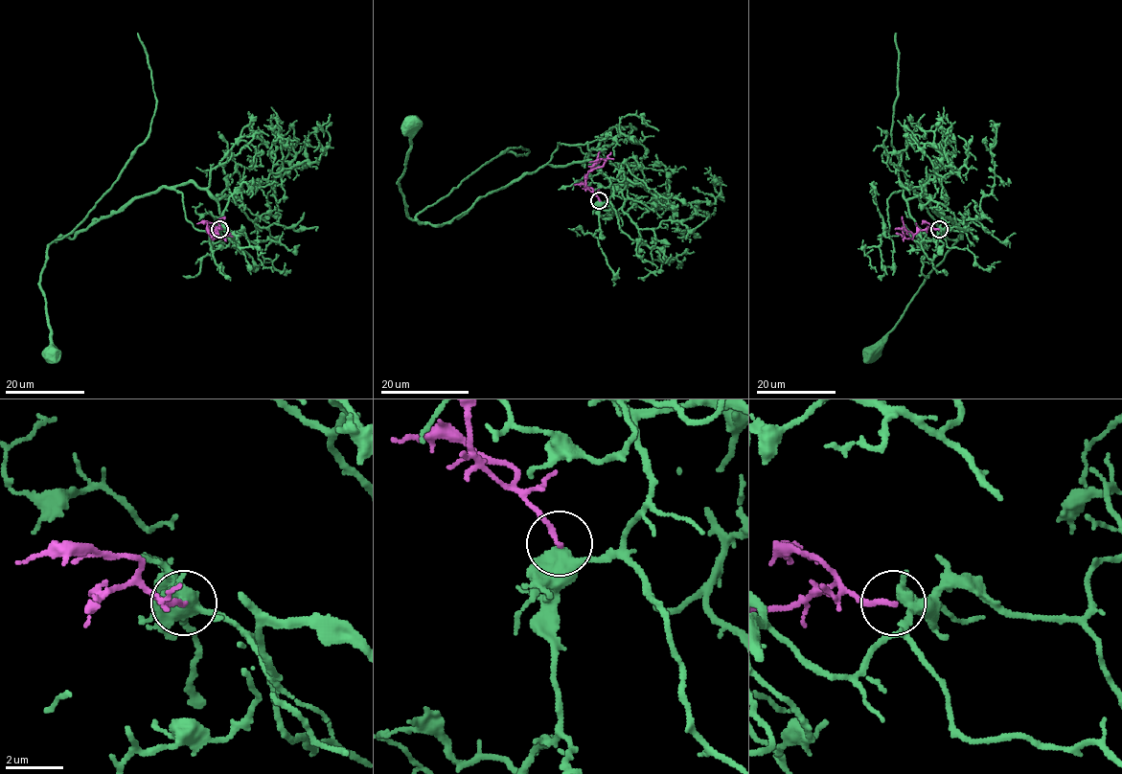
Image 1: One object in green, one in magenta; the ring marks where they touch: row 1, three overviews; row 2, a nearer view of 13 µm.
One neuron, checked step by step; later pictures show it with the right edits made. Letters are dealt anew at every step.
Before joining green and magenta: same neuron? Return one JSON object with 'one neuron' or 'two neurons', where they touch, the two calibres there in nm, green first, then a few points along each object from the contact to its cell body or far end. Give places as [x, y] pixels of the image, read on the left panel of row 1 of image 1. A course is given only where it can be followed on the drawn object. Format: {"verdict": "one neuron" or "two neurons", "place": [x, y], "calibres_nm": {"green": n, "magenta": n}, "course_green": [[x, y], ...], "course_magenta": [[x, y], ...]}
{"verdict": "two neurons", "place": [219, 229], "calibres_nm": {"green": 400, "magenta": 180}, "course_green": [[219, 229], [233, 239], [217, 202], [183, 182], [127, 202], [73, 239], [57, 237], [39, 279], [50, 353]], "course_magenta": [[219, 229], [213, 226], [208, 232], [212, 239], [221, 239], [230, 233]]}

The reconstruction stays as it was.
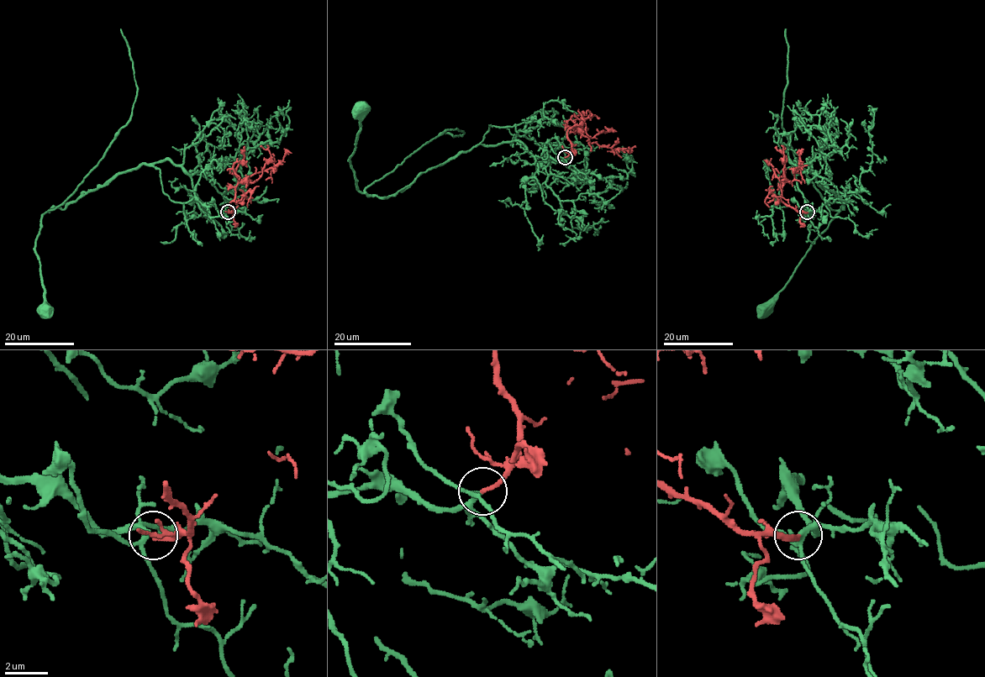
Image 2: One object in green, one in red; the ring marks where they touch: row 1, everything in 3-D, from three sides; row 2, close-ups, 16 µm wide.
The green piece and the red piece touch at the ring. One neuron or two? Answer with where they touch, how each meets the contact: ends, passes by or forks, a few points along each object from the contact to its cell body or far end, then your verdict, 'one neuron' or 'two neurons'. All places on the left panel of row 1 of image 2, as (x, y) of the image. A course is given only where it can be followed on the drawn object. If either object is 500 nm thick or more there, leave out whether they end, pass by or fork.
at (228, 212); green forks there; red ends there; green runs (228, 212), (202, 202), (191, 177), (169, 160), (123, 171), (64, 209), (51, 207), (34, 244), (44, 310); red runs (228, 212), (234, 212), (230, 202), (235, 186), (276, 167), (291, 153); one neuron

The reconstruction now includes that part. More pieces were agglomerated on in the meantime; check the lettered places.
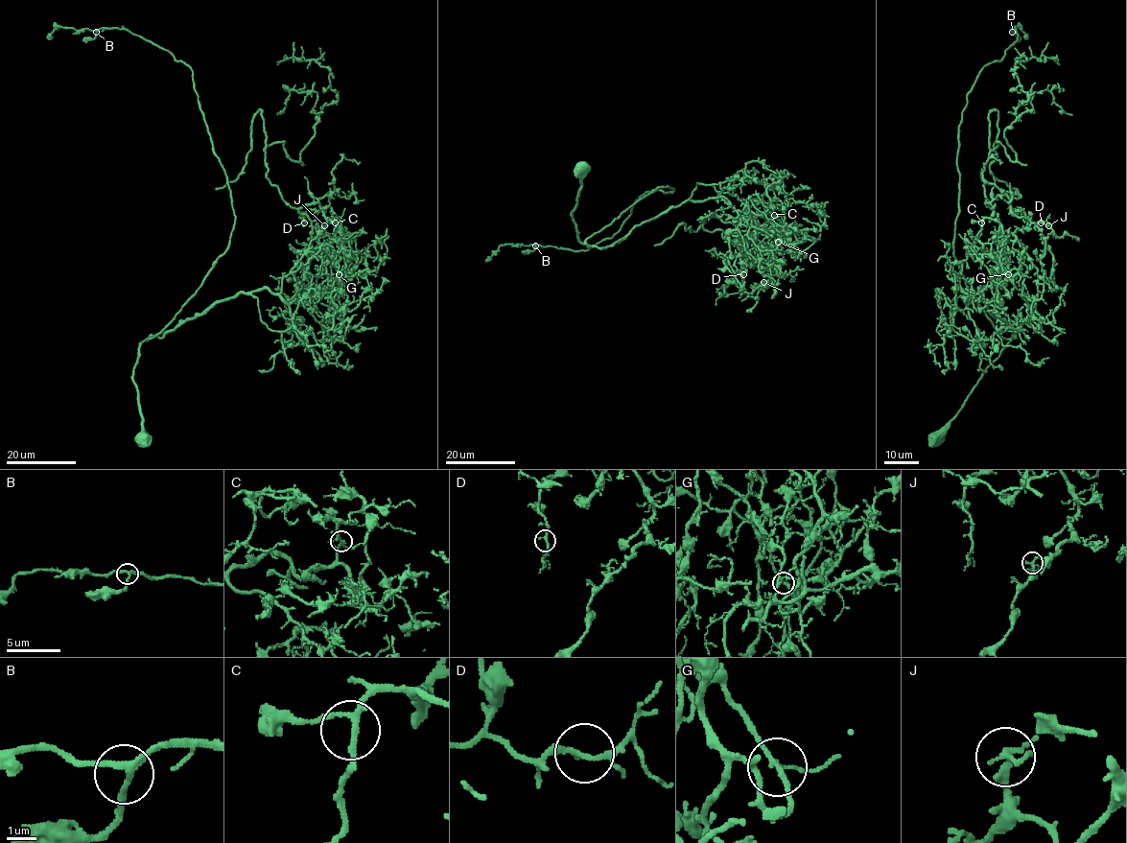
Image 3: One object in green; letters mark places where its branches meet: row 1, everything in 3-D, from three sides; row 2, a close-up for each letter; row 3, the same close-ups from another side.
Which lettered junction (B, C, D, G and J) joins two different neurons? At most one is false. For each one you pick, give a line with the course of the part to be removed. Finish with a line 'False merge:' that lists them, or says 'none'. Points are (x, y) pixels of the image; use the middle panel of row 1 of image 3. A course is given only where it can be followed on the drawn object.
G: Course of the part to remove: (778, 242), (774, 222), (705, 214), (776, 261), (749, 251), (716, 292)
False merge: G

